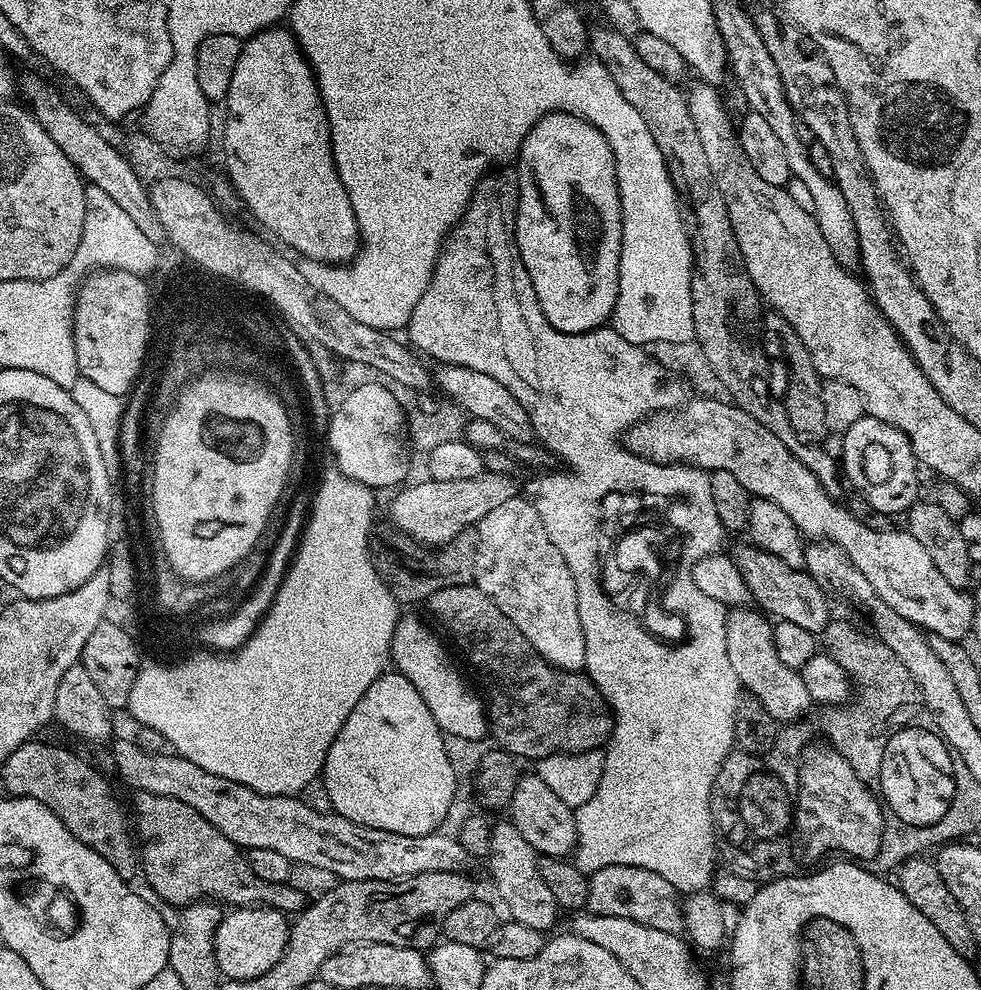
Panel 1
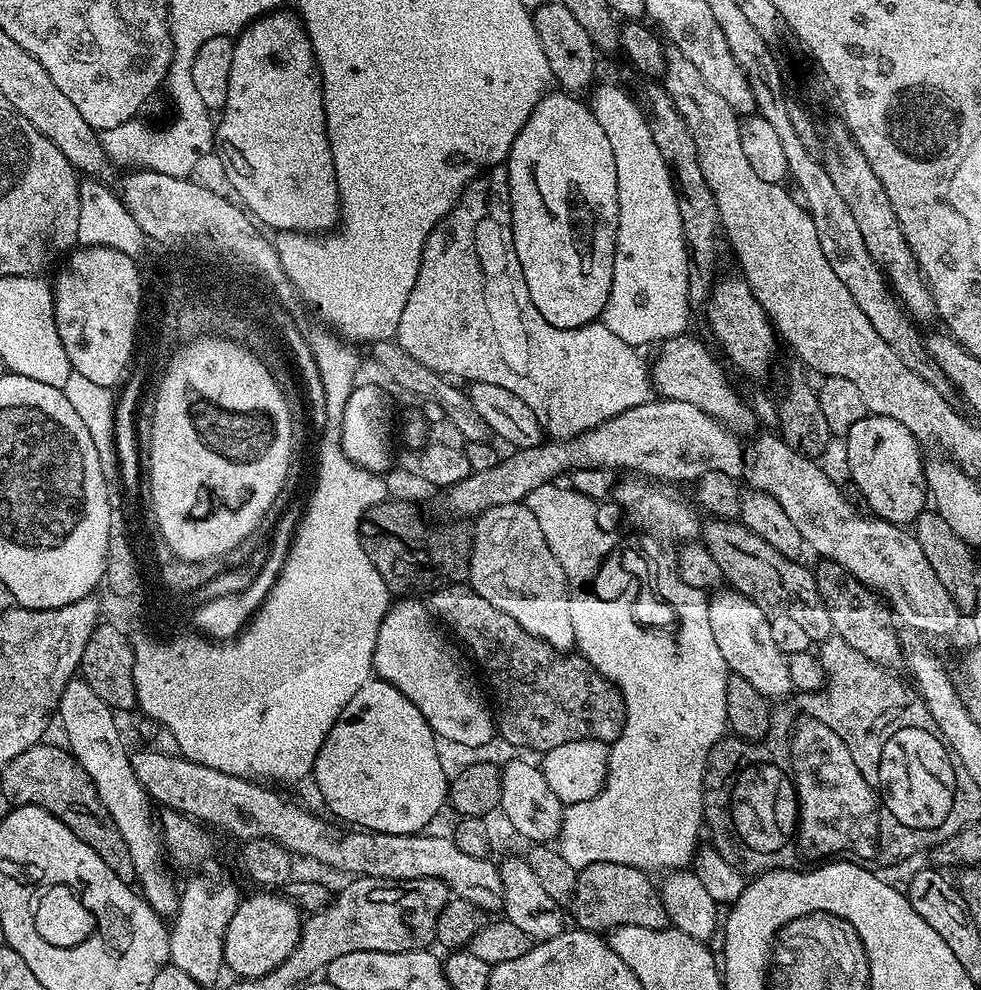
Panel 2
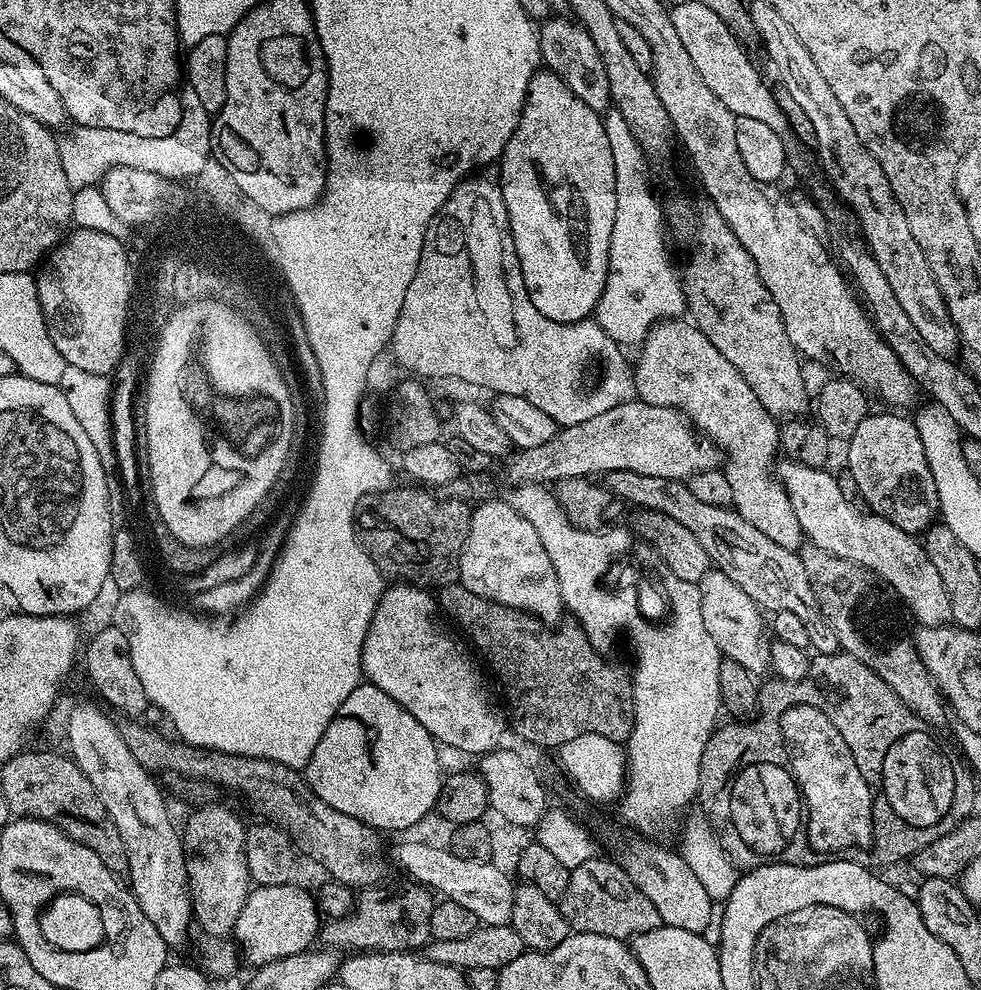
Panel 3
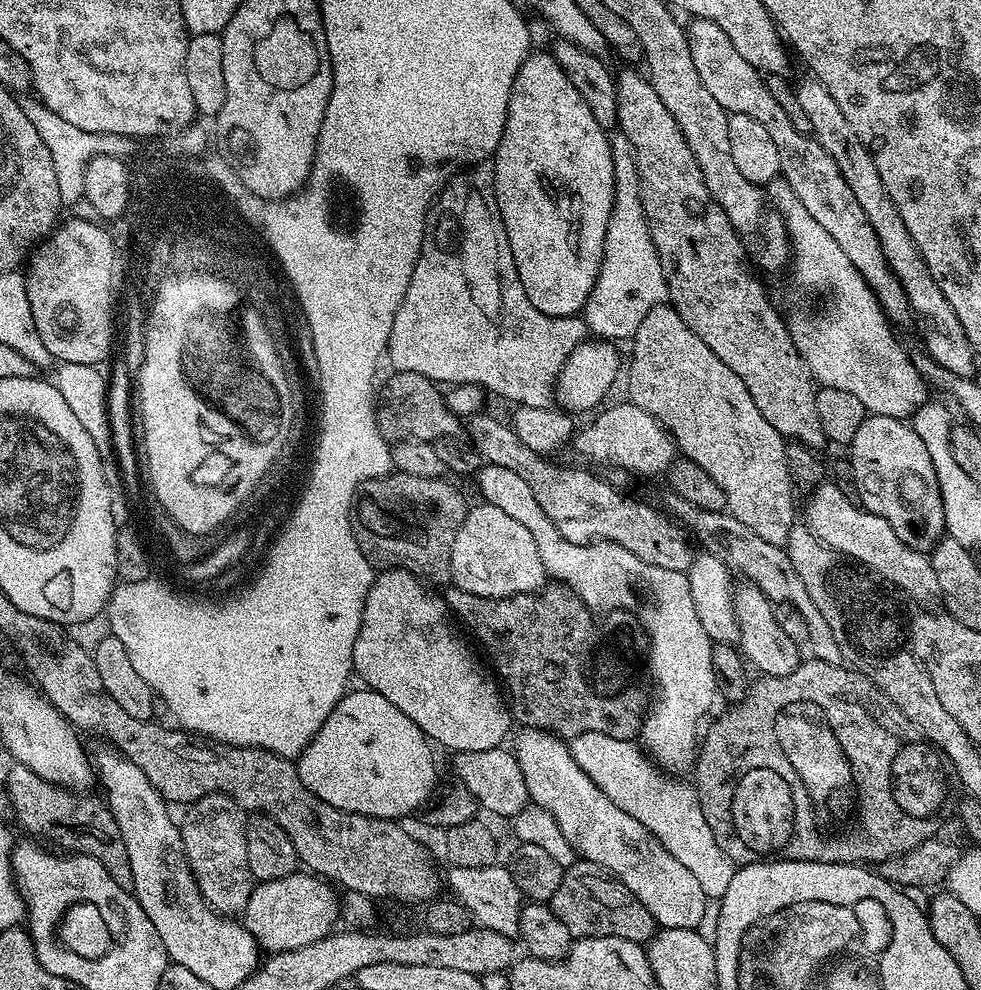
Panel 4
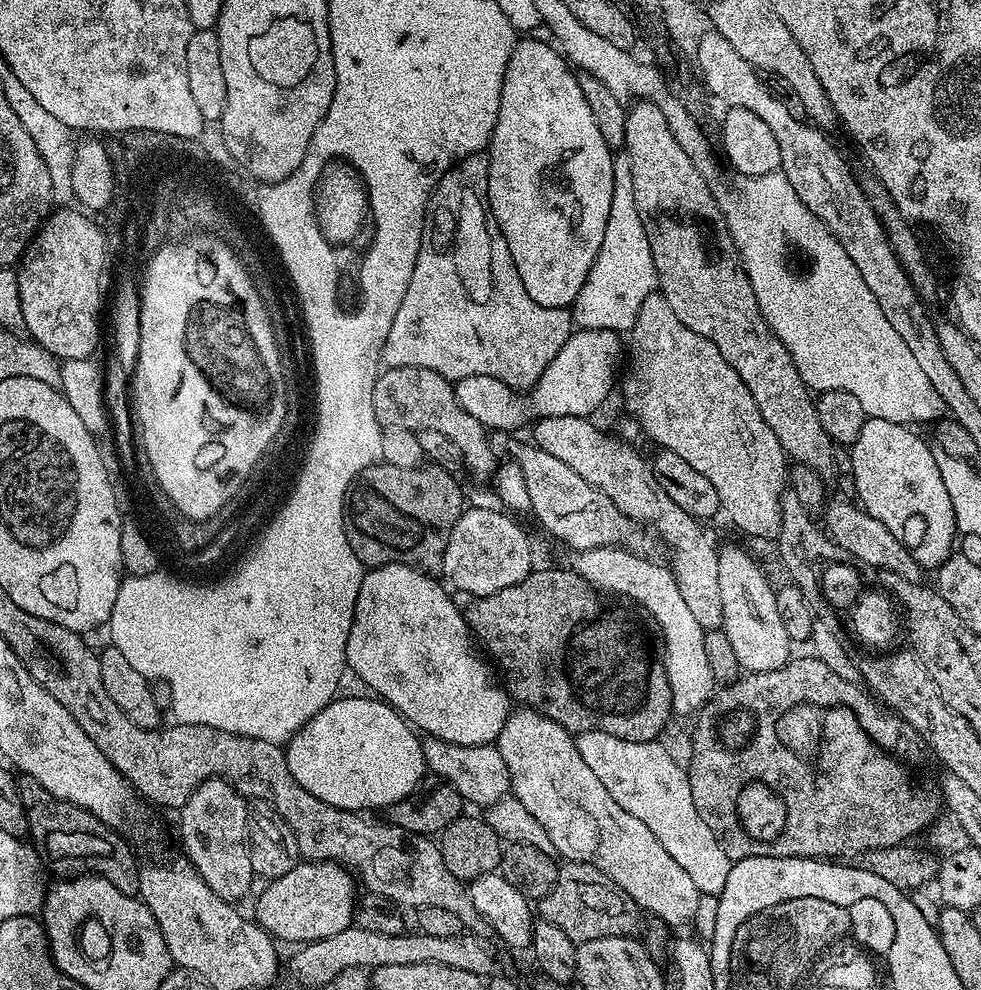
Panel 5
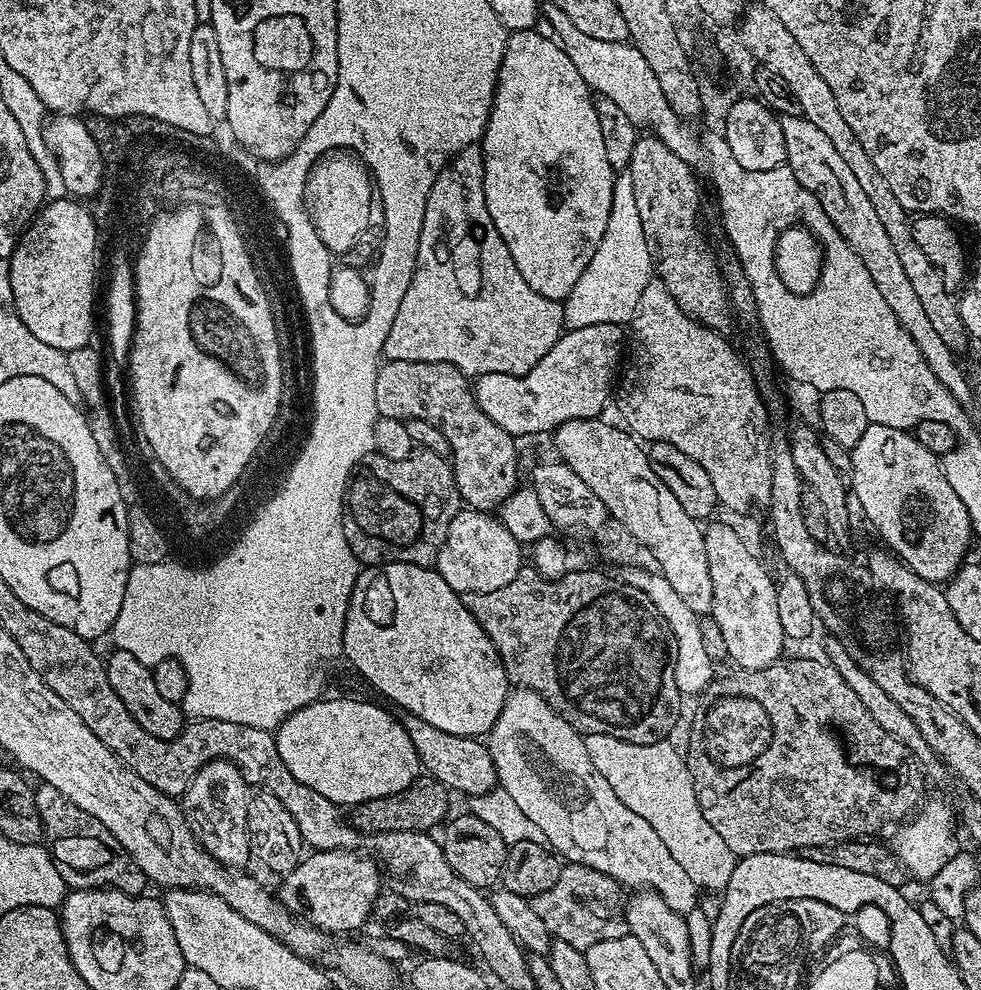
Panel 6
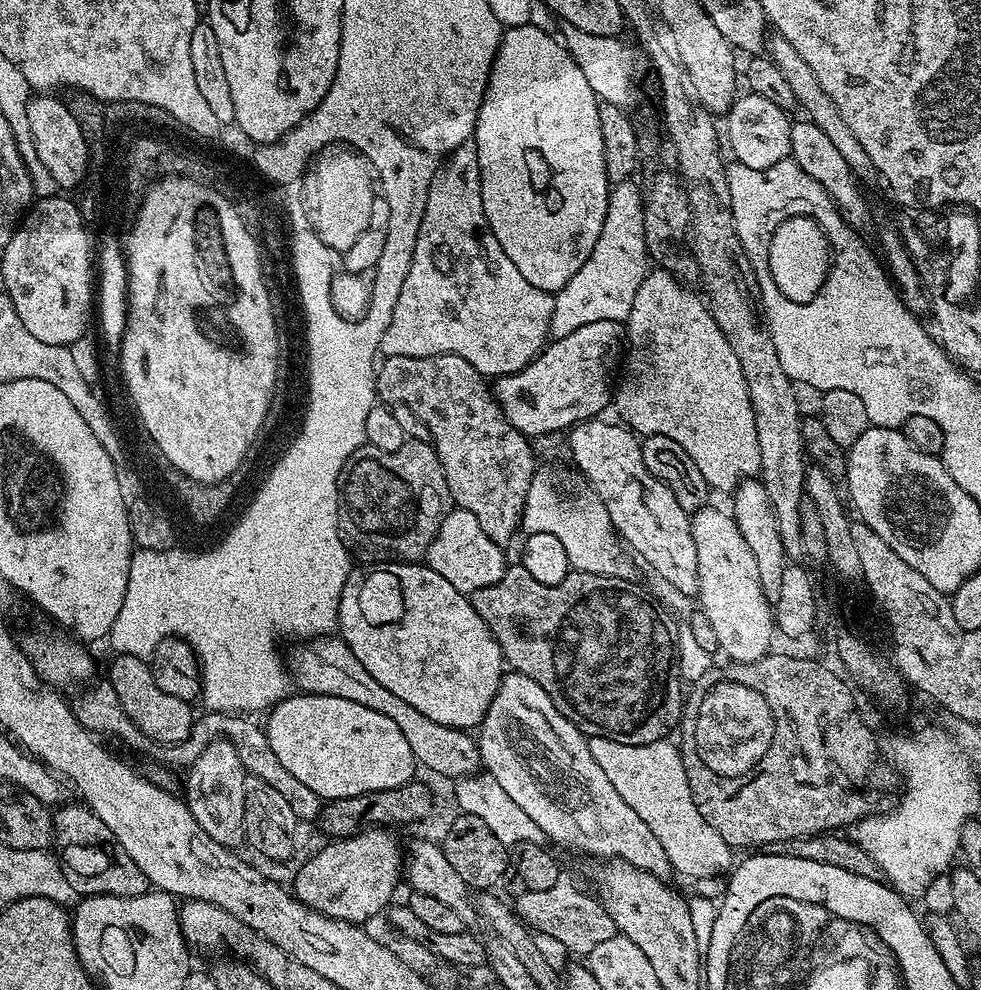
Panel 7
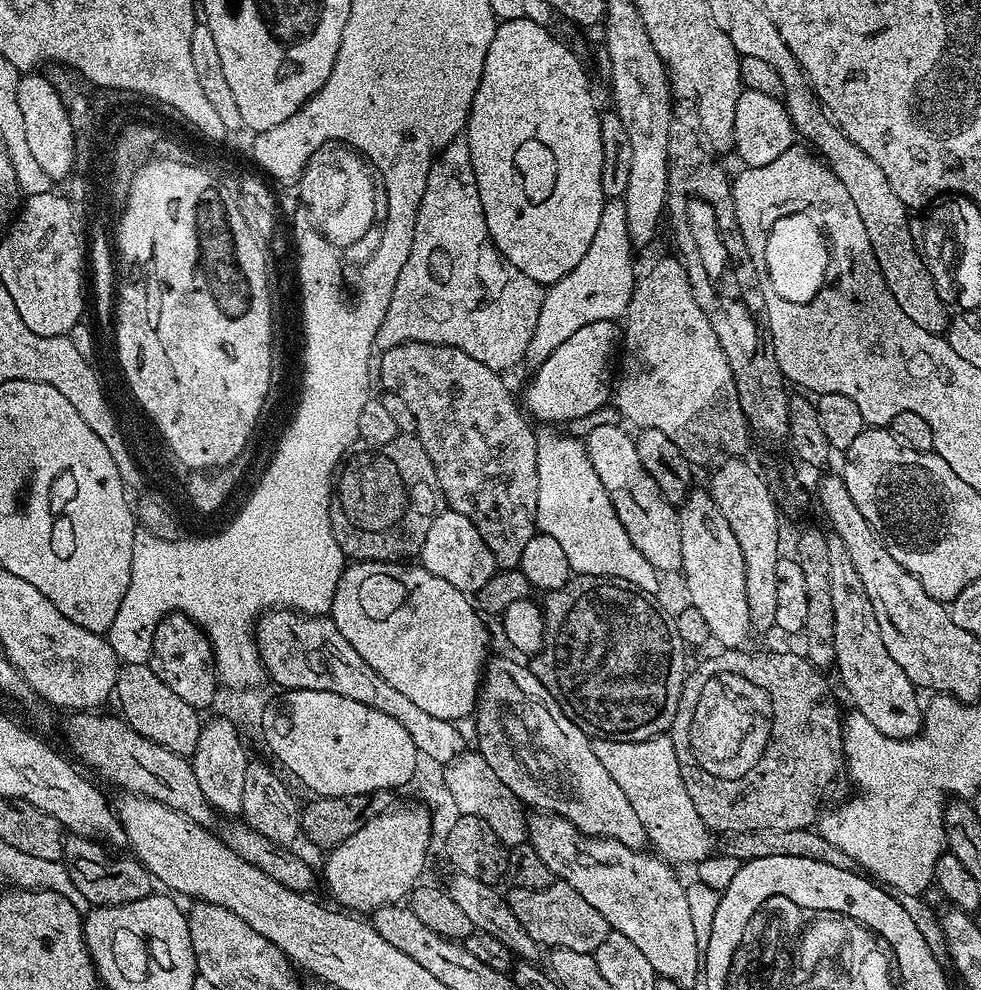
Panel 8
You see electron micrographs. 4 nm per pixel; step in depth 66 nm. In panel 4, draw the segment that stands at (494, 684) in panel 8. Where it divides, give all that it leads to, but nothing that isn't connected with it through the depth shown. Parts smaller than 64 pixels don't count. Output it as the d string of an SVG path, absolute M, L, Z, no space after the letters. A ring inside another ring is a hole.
M521 727L519 731L515 733L514 751L518 766L522 766L522 776L526 778L528 797L535 807L546 810L554 822L558 822L558 830L562 830L577 857L596 864L608 875L620 880L622 886L626 886L626 890L630 890L630 894L634 894L634 898L638 898L638 902L650 910L660 928L697 929L709 899L702 894L702 886L695 880L694 874L690 874L690 870L686 870L686 866L682 866L682 862L678 862L678 858L674 858L674 854L670 854L670 850L666 850L666 846L662 846L662 842L658 842L658 838L654 838L654 834L650 834L650 830L638 822L638 818L630 818L630 814L618 810L618 806L614 806L614 802L610 802L610 798L606 798L606 794L602 794L594 782L590 782L586 772L578 766L578 762L574 762L568 744L559 736L543 732L541 728Z

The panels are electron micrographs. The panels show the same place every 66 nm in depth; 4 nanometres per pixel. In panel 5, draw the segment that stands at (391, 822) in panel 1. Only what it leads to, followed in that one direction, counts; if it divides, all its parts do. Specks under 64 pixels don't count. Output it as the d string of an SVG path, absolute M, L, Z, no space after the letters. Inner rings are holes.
M371 695L343 696L330 701L322 711L314 714L314 718L310 718L310 722L306 722L306 726L288 741L286 755L290 774L298 778L298 786L306 786L314 798L322 798L322 802L330 802L335 808L361 814L371 813L371 808L386 810L413 795L420 779L426 776L421 737L391 704Z

